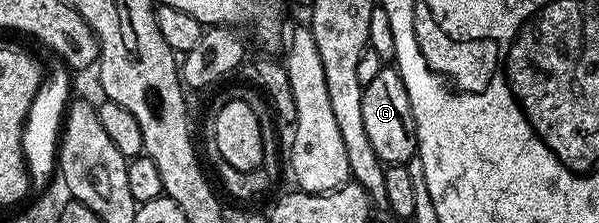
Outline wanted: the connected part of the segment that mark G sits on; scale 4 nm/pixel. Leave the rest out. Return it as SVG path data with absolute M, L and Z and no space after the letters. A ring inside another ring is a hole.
M382 66L381 72L363 88L363 129L371 141L371 149L386 165L405 165L417 155L417 126L411 113L411 101L396 66Z

